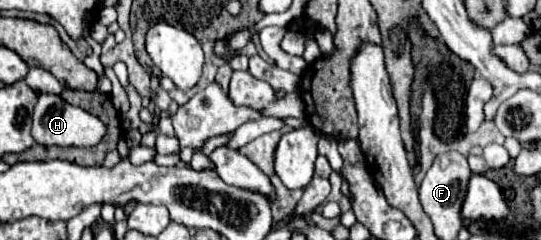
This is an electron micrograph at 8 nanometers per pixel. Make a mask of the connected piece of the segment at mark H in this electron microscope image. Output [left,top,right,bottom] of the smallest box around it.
[33,94,105,146]

